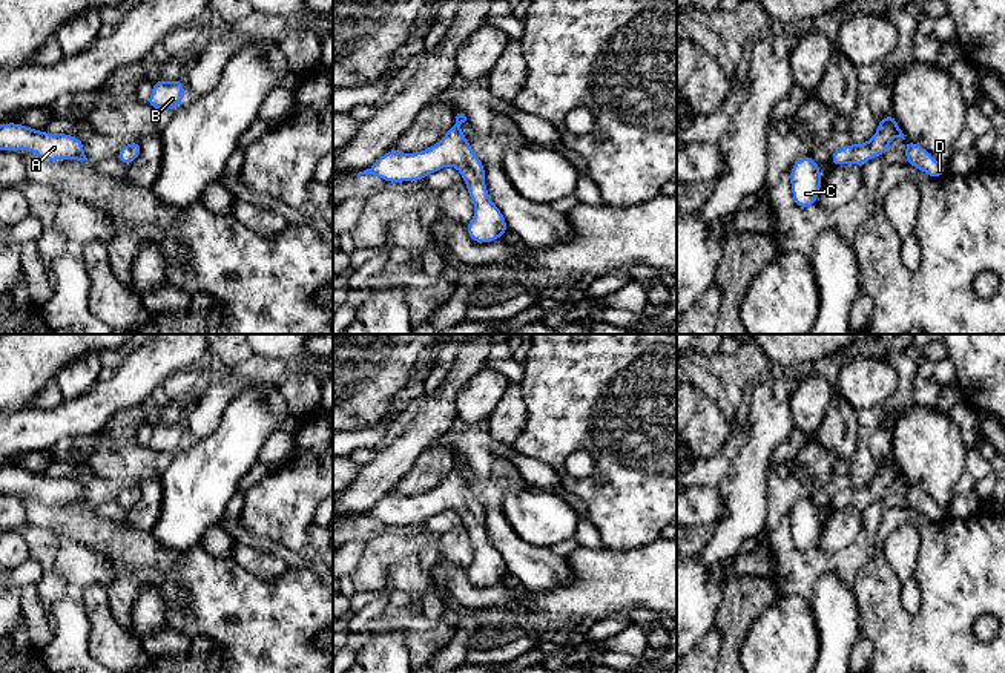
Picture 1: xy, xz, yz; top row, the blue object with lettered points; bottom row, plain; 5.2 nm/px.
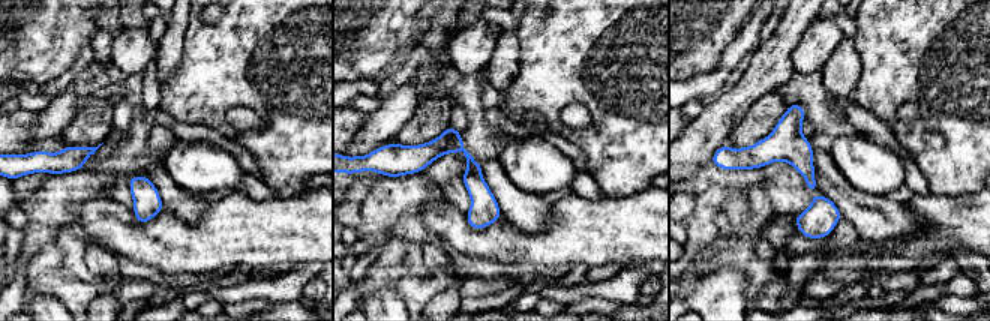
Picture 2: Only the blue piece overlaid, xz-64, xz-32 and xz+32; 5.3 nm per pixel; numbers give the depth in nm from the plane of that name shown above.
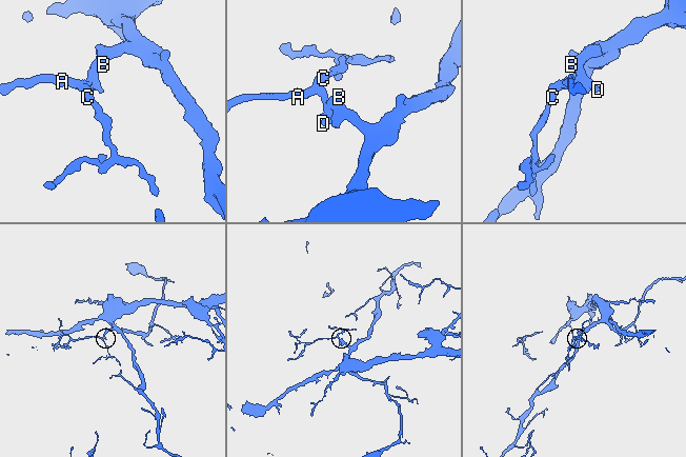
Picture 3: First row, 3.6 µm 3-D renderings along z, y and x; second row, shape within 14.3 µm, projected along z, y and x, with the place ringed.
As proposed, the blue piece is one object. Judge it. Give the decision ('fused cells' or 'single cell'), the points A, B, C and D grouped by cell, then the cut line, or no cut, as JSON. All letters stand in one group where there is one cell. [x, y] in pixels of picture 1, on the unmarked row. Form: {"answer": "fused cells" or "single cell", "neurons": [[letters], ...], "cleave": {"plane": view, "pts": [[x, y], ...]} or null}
{"answer": "single cell", "neurons": [["A", "B", "C", "D"]], "cleave": null}

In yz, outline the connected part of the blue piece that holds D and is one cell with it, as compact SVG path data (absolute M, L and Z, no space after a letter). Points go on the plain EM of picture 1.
M890 455L881 465L878 465L878 474L875 480L864 488L847 488L833 497L830 503L833 510L842 507L864 509L873 500L882 500L890 491L890 484L898 480L905 484L905 506L922 514L930 521L939 521L947 517L947 512L937 506L921 488L907 484L904 477Z

